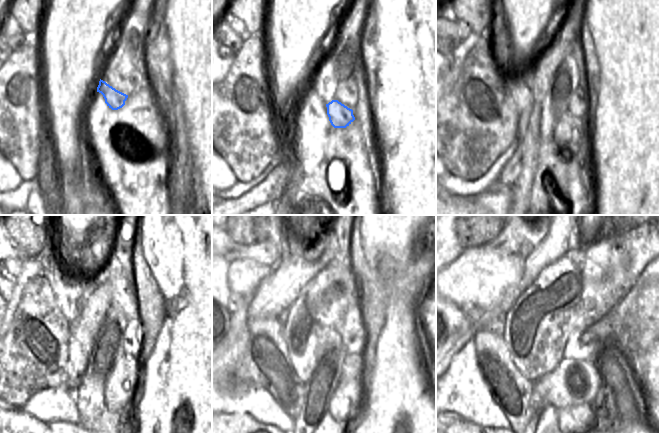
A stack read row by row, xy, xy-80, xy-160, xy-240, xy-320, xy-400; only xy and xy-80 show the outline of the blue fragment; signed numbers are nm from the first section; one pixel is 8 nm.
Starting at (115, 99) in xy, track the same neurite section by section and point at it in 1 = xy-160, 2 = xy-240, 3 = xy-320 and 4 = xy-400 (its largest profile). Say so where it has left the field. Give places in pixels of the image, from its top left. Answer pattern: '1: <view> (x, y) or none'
1: xy-160 (568, 134)
2: xy-240 (121, 385)
3: xy-320 (345, 402)
4: xy-400 (574, 418)

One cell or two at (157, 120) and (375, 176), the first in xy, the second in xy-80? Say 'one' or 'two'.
one

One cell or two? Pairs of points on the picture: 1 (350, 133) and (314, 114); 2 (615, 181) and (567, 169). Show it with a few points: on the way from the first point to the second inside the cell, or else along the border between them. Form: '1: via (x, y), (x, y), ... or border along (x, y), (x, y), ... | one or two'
1: via (341, 133), (332, 133), (322, 123) | one
2: border along (594, 160), (598, 187) | two

